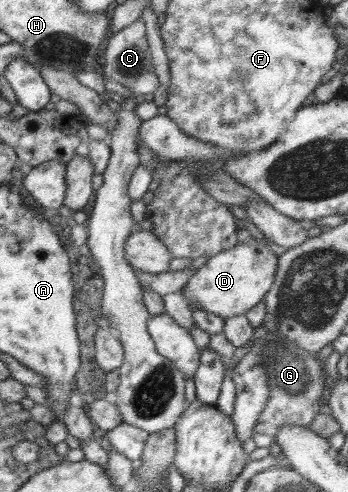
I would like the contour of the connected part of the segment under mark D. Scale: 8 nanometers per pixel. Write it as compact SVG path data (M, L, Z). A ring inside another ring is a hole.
M238 242L231 249L211 256L179 293L186 297L190 307L206 309L225 320L245 314L263 300L273 287L277 269L278 257L271 248L259 242Z

